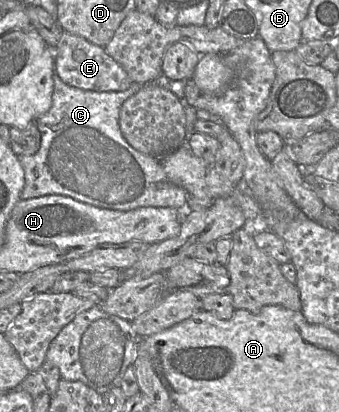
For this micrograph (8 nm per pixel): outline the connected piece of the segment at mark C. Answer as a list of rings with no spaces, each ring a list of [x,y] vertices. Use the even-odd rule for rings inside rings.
[[[55,66],[53,79],[52,105],[36,120],[41,135],[40,148],[33,155],[17,155],[25,172],[21,200],[44,195],[64,195],[90,205],[118,211],[140,207],[171,207],[187,211],[188,193],[167,178],[161,158],[134,149],[120,130],[119,114],[122,104],[145,84],[133,83],[130,88],[120,92],[82,90],[64,83],[55,72]]]

